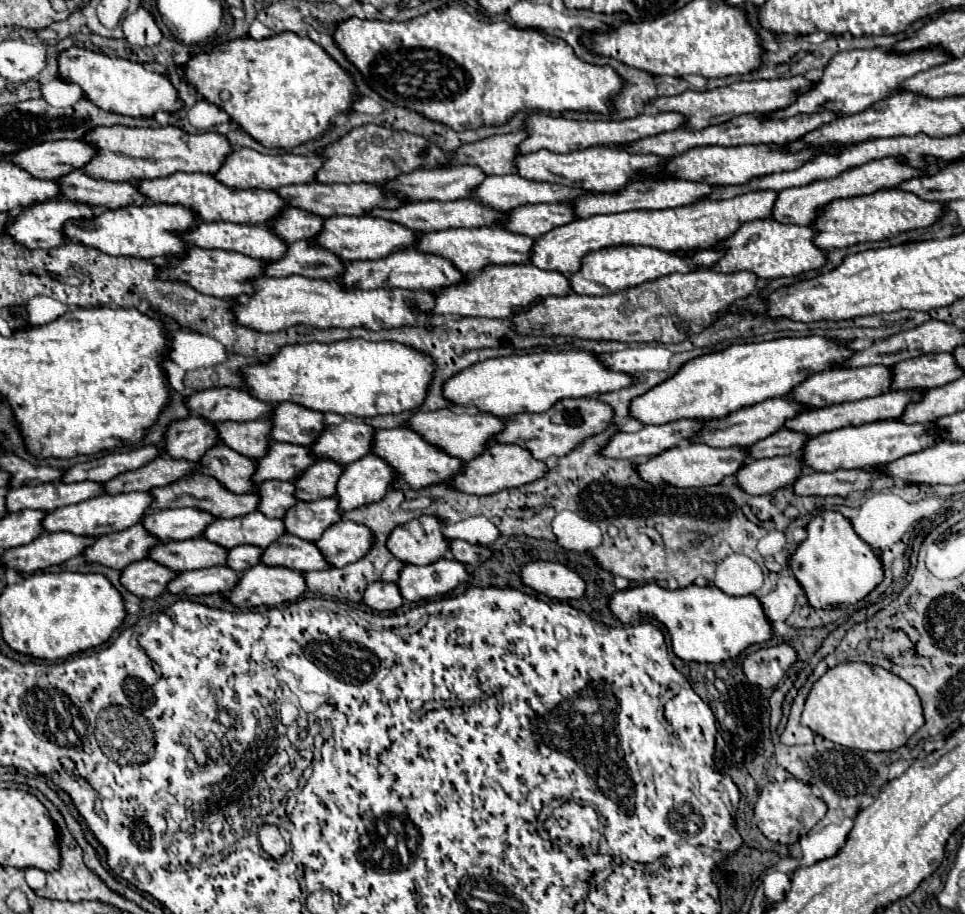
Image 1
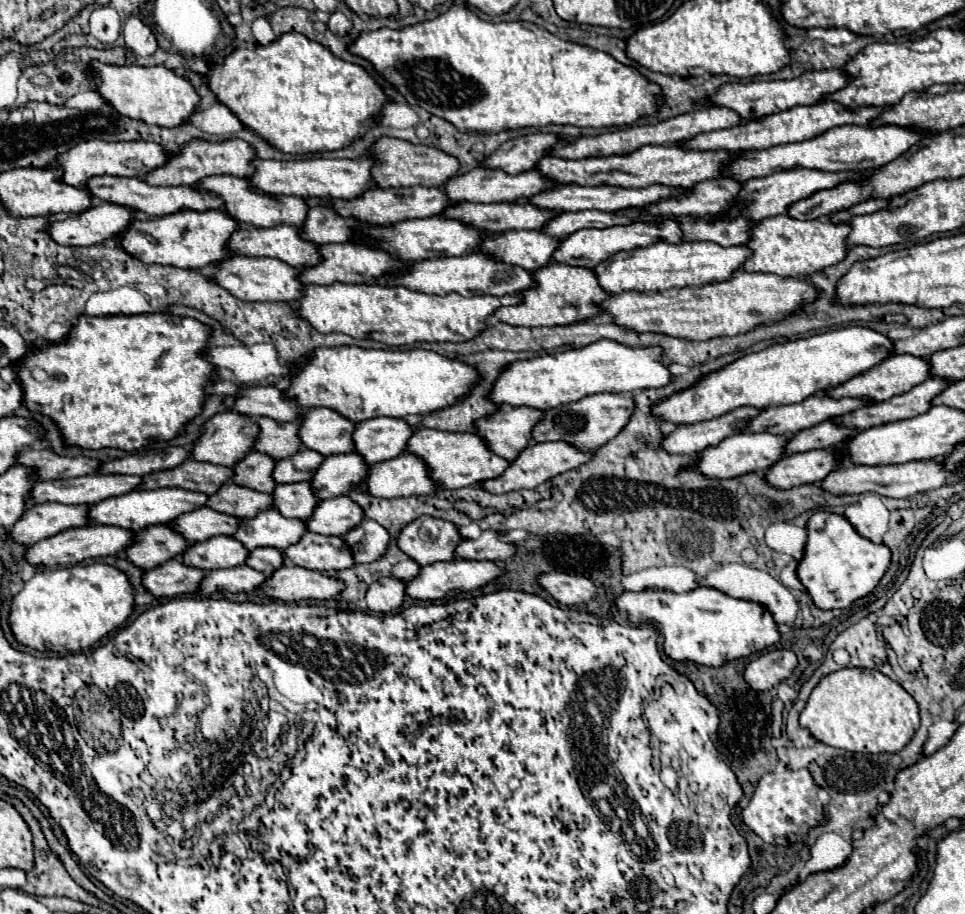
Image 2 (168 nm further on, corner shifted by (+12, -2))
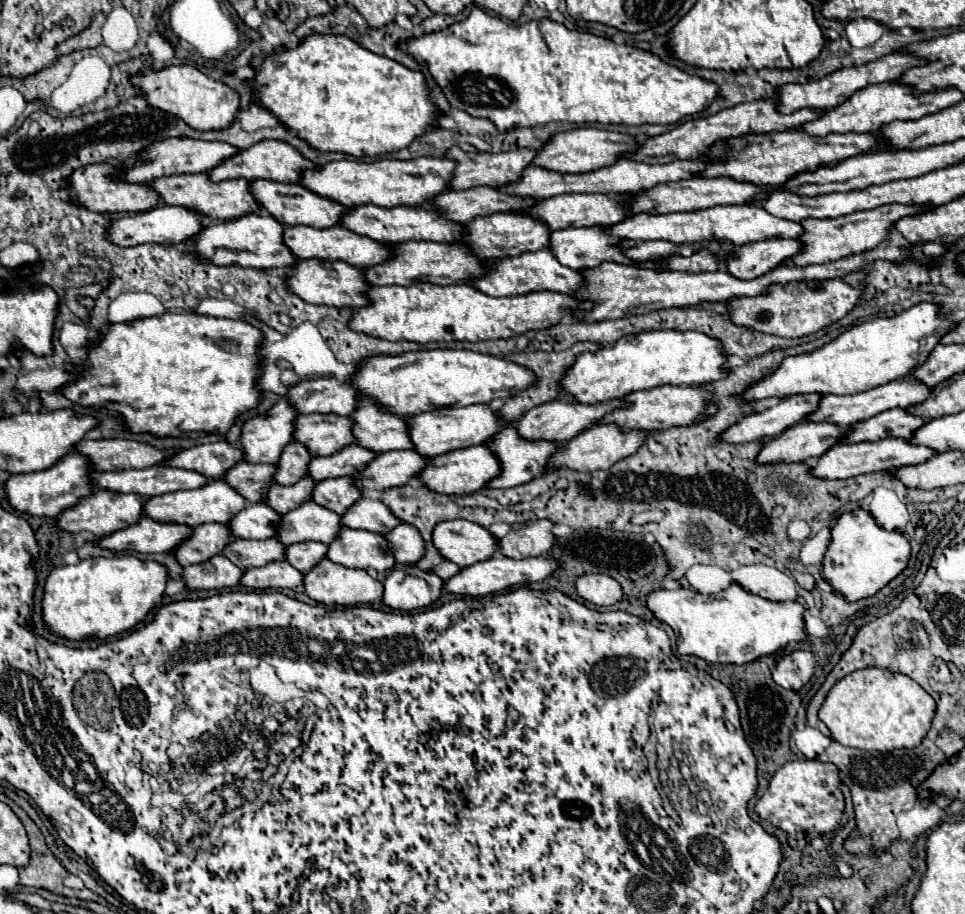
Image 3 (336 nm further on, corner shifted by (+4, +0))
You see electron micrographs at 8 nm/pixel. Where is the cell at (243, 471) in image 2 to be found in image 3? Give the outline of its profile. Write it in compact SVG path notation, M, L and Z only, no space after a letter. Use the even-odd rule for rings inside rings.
M292 442L284 448L280 462L278 462L278 472L274 480L282 486L290 486L300 482L304 476L308 476L308 462L312 460L312 454L302 442Z

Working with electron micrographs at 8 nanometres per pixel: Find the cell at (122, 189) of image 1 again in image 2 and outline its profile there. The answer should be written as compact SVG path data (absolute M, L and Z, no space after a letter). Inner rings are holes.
M96 176L96 180L88 180L88 184L84 184L86 192L92 192L94 198L104 200L104 202L112 202L118 206L126 206L134 212L146 214L146 216L166 216L184 208L192 208L192 210L224 210L224 204L220 198L208 194L208 192L200 192L194 190L192 186L178 186L178 188L170 188L170 186L150 186L140 178L120 178L120 176Z

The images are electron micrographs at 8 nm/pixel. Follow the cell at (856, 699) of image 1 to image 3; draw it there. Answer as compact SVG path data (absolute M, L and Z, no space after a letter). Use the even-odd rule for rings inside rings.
M864 668L848 674L842 678L826 696L824 706L820 708L820 720L830 728L832 740L840 742L842 746L860 748L860 750L878 750L878 752L890 752L896 748L916 748L922 738L928 734L932 718L936 712L934 698L912 678L890 672L888 668Z

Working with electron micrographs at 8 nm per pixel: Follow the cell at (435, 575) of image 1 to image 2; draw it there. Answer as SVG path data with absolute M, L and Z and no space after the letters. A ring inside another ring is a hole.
M454 558L452 562L436 562L436 564L422 566L418 576L414 580L406 582L406 596L414 598L414 600L442 600L442 598L448 598L454 590L466 592L466 590L480 588L480 586L488 584L490 580L494 580L496 576L500 576L502 572L504 572L504 568L498 568L494 562L486 562L486 560L476 562L476 560Z

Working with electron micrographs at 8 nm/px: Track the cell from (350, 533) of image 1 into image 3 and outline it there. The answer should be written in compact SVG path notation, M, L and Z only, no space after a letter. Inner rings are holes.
M410 524L396 526L386 534L386 540L388 540L390 552L400 564L416 564L426 554L422 534Z

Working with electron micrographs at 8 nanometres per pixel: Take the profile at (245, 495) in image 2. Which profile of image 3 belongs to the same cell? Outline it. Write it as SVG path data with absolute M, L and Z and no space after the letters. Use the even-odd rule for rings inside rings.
M302 478L298 484L292 486L270 486L268 492L268 506L272 506L278 514L286 514L288 510L296 510L296 506L302 506L312 498L312 490L316 488L314 478Z

